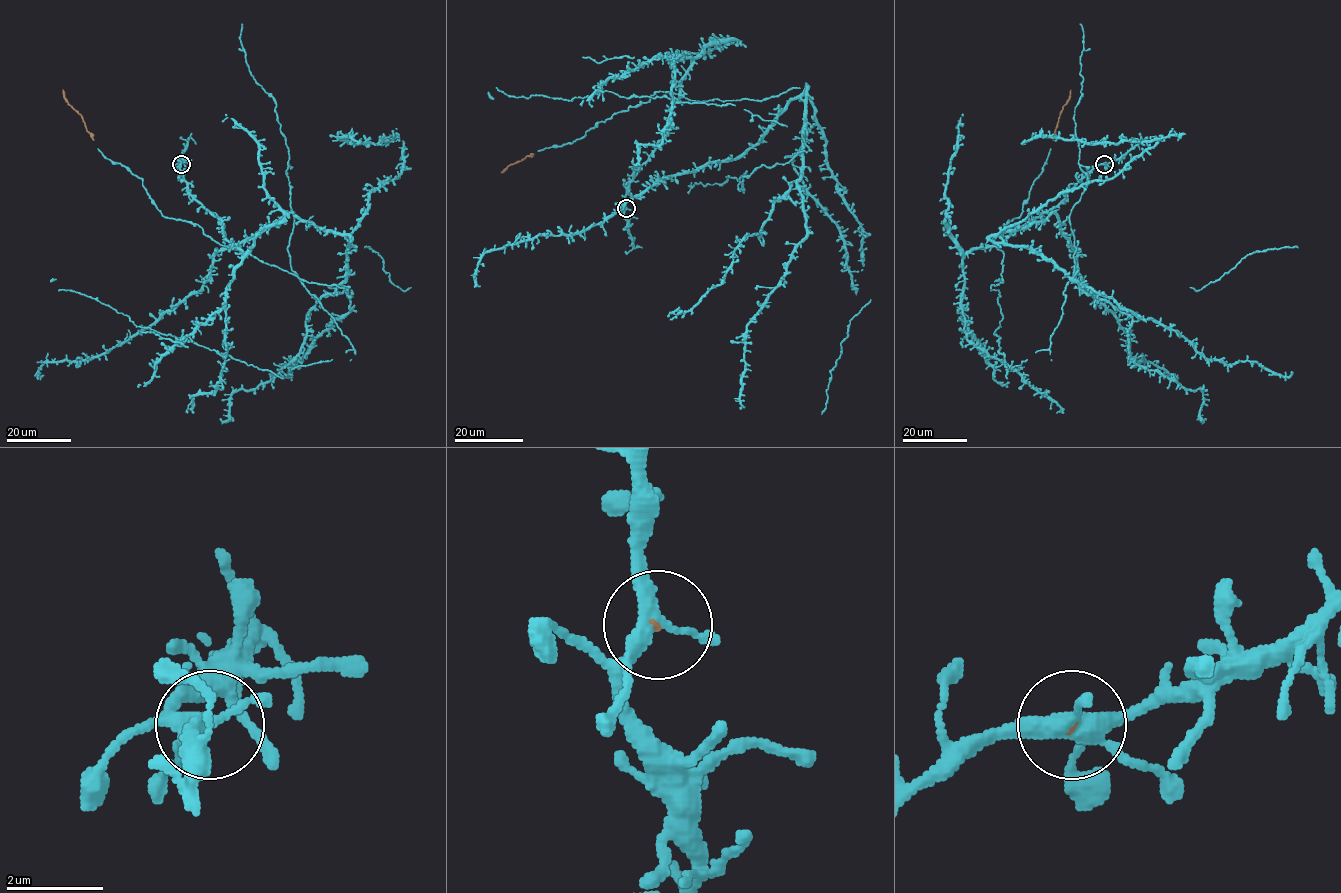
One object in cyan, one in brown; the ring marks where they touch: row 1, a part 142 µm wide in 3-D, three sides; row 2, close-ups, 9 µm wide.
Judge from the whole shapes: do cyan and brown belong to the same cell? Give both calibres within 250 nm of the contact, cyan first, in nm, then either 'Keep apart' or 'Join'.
Thickness 320 nm (cyan) against 50 nm. Join

